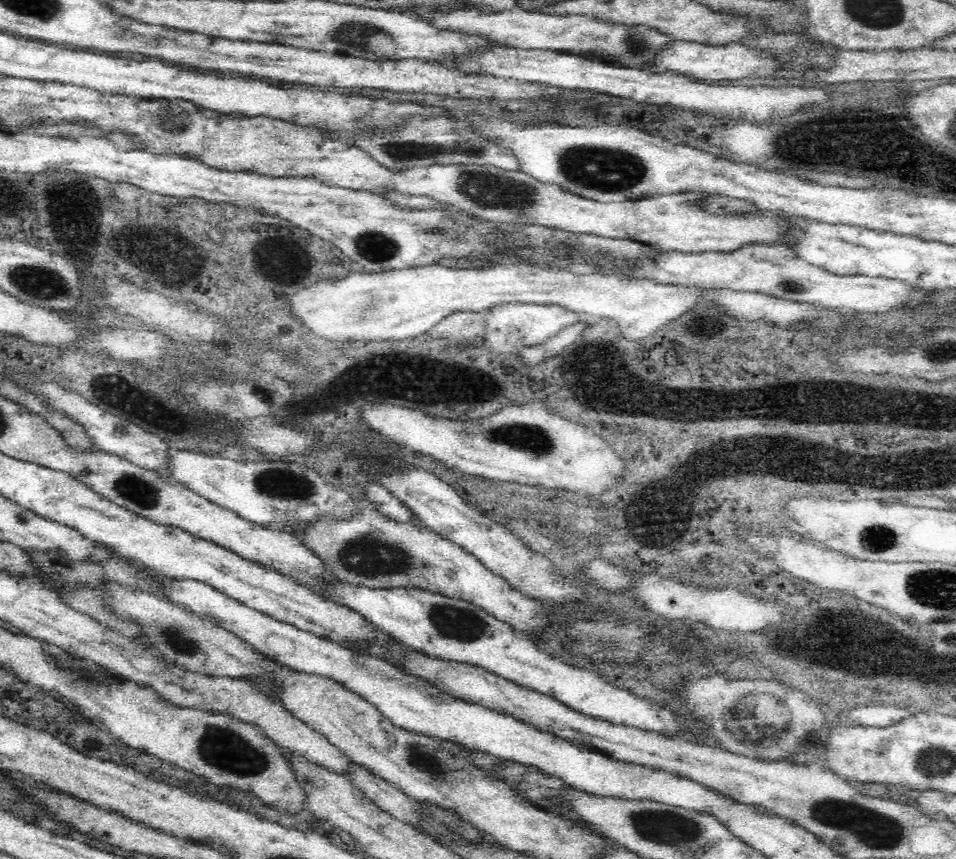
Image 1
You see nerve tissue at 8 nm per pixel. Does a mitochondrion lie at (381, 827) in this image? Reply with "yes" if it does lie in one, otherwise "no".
no

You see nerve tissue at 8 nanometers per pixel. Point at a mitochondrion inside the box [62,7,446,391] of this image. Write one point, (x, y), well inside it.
(352, 34)

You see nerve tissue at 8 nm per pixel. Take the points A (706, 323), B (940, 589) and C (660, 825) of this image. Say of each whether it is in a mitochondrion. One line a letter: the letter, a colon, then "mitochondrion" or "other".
A: mitochondrion
B: mitochondrion
C: mitochondrion

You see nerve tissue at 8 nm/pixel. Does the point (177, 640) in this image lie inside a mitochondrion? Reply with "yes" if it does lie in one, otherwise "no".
yes

